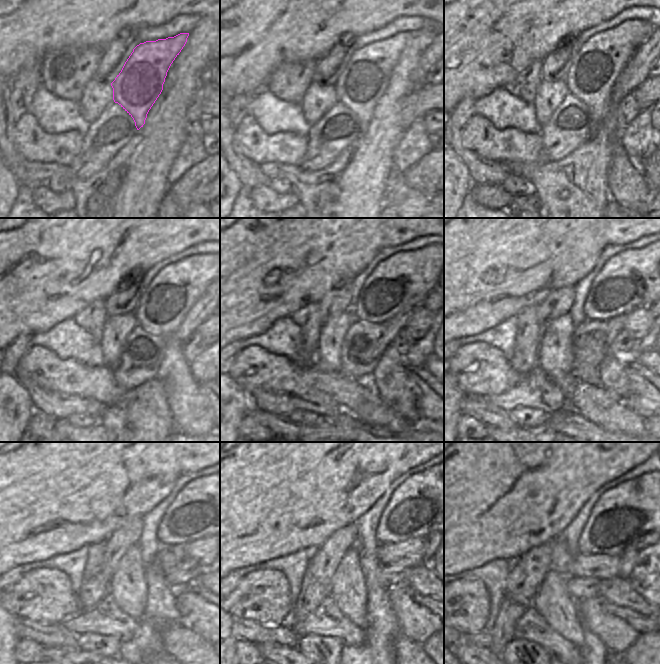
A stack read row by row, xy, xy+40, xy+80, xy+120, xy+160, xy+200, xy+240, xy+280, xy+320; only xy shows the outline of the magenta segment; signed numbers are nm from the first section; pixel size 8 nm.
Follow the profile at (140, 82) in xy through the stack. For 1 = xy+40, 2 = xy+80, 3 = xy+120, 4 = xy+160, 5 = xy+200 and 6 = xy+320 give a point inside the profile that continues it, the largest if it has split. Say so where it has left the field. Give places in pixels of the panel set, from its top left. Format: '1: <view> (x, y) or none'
1: xy+40 (365, 79)
2: xy+80 (590, 77)
3: xy+120 (155, 294)
4: xy+160 (405, 279)
5: xy+200 (634, 278)
6: xy+320 (647, 518)

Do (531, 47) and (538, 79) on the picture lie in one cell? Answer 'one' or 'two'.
two

